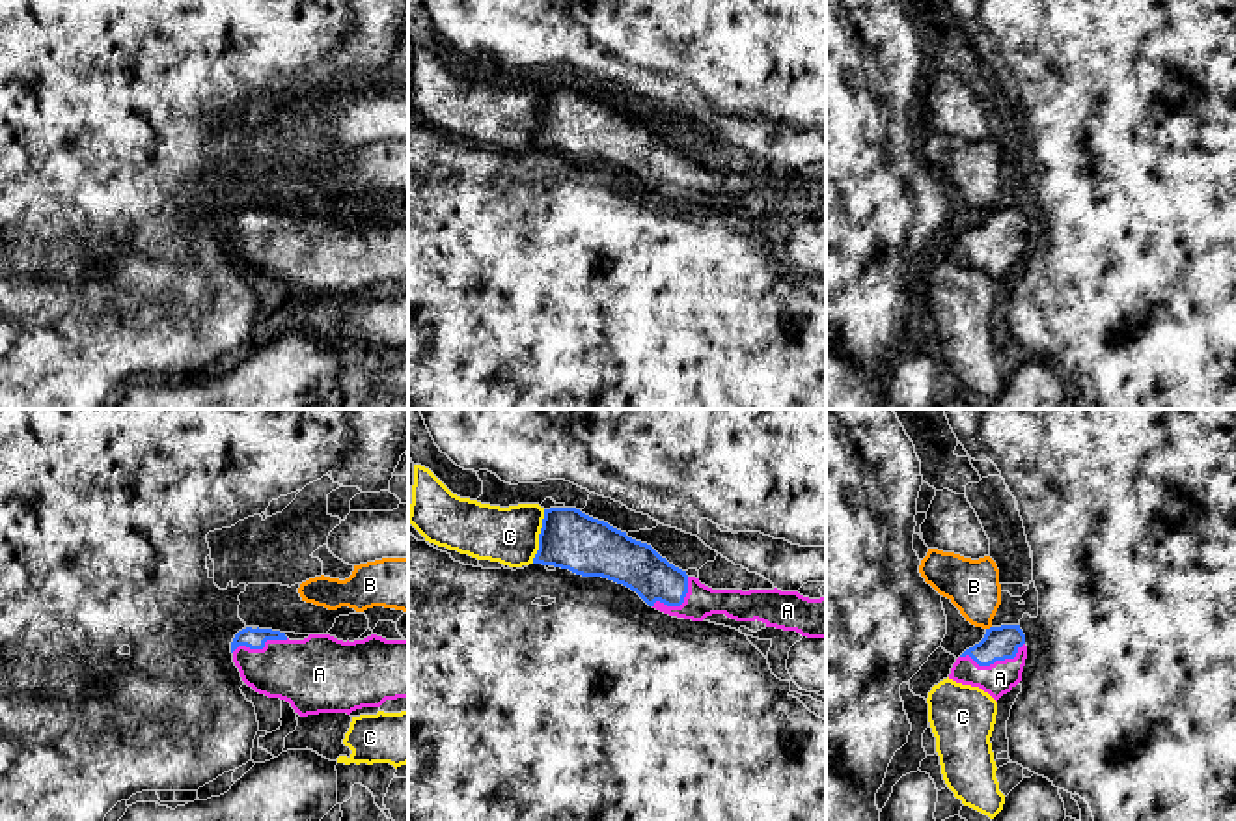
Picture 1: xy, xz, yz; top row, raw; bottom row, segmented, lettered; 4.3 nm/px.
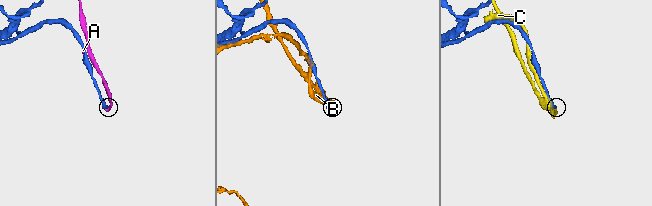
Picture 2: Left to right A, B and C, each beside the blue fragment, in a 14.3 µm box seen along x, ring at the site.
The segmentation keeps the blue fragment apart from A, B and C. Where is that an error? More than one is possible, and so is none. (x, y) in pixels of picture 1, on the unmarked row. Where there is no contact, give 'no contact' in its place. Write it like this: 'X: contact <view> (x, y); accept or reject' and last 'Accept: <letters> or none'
A: contact yz (994, 243); accept
B: contact yz (990, 209); reject
C: contact xz (539, 118); reject
Accept: A

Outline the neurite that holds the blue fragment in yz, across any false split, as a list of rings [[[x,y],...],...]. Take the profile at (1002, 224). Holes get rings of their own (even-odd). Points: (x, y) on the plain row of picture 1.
[[[1020,207],[990,209],[979,226],[956,241],[949,261],[979,269],[997,284],[1022,263],[1025,241],[1027,228]]]

